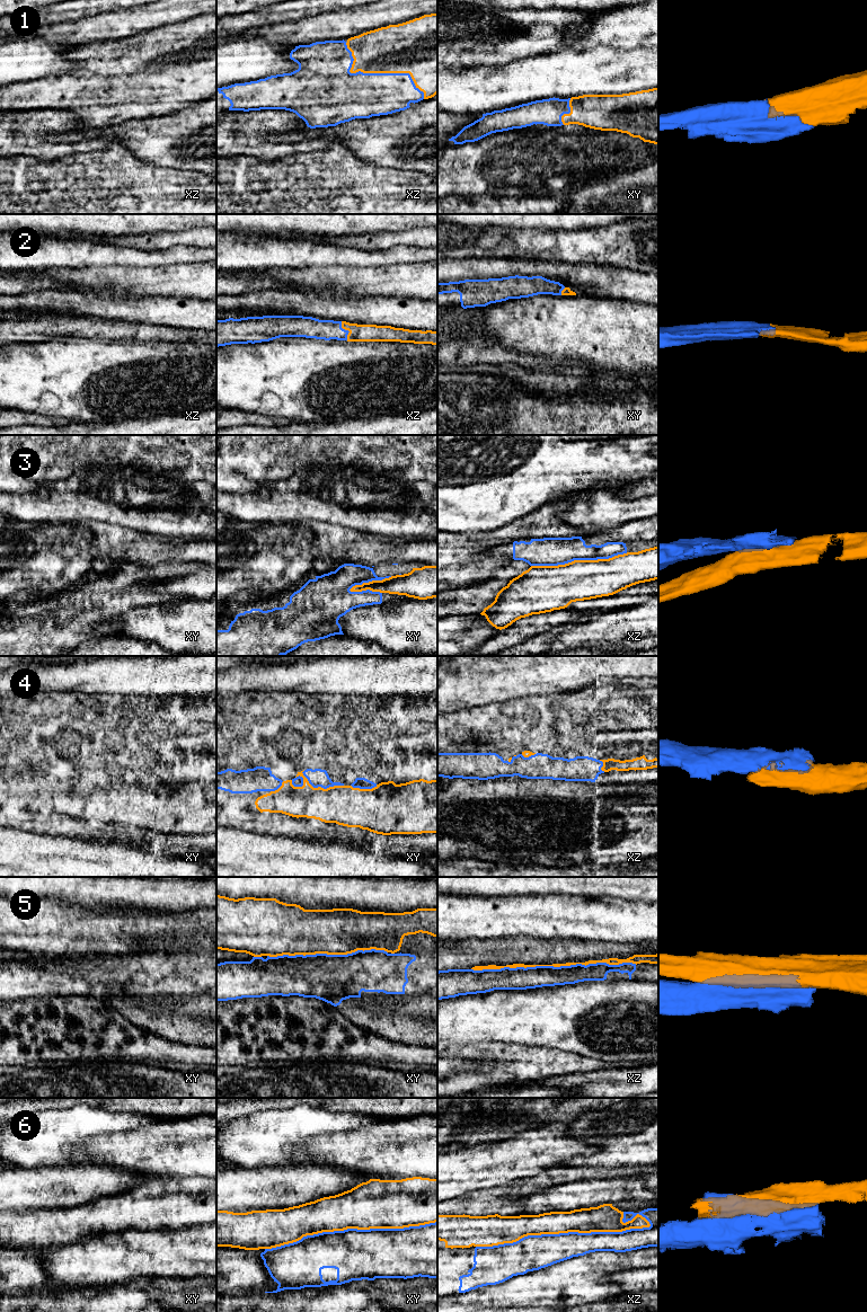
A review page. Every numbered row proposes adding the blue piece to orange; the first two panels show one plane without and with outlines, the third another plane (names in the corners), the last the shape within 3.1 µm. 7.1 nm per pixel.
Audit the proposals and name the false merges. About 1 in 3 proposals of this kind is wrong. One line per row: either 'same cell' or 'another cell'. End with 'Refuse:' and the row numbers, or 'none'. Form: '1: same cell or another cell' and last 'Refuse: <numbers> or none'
1: same cell
2: same cell
3: another cell
4: same cell
5: another cell
6: another cell
Refuse: 3, 5, 6

